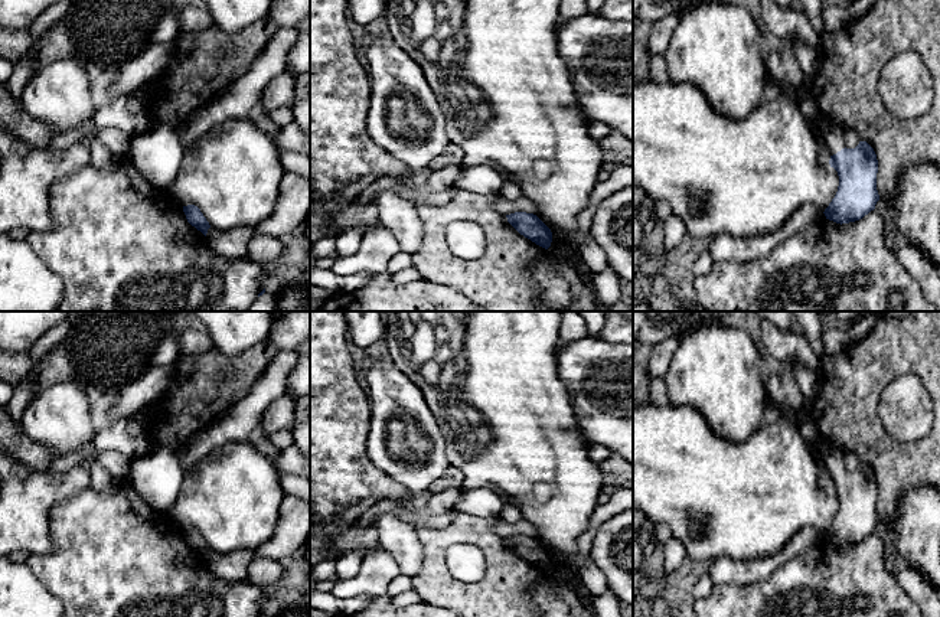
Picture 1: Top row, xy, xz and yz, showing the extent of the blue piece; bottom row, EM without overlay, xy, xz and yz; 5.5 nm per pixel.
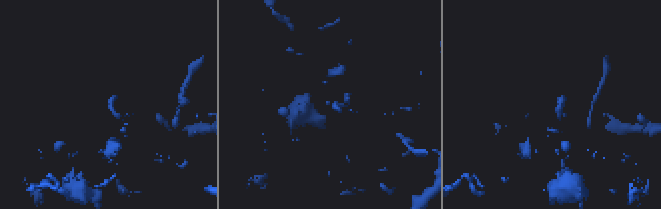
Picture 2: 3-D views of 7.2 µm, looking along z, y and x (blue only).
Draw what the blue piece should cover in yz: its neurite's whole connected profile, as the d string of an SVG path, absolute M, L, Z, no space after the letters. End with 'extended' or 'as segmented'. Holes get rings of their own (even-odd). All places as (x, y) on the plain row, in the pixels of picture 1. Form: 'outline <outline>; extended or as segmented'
outline M820 445L819 458L825 476L830 479L830 490L839 499L838 515L823 536L826 542L841 548L859 543L874 533L879 523L877 477L866 464L846 471L845 453L835 445Z; extended

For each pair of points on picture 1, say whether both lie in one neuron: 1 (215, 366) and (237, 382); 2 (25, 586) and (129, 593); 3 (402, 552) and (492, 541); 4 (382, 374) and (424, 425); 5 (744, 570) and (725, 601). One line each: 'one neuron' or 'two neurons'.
1: one neuron
2: two neurons
3: two neurons
4: one neuron
5: two neurons

